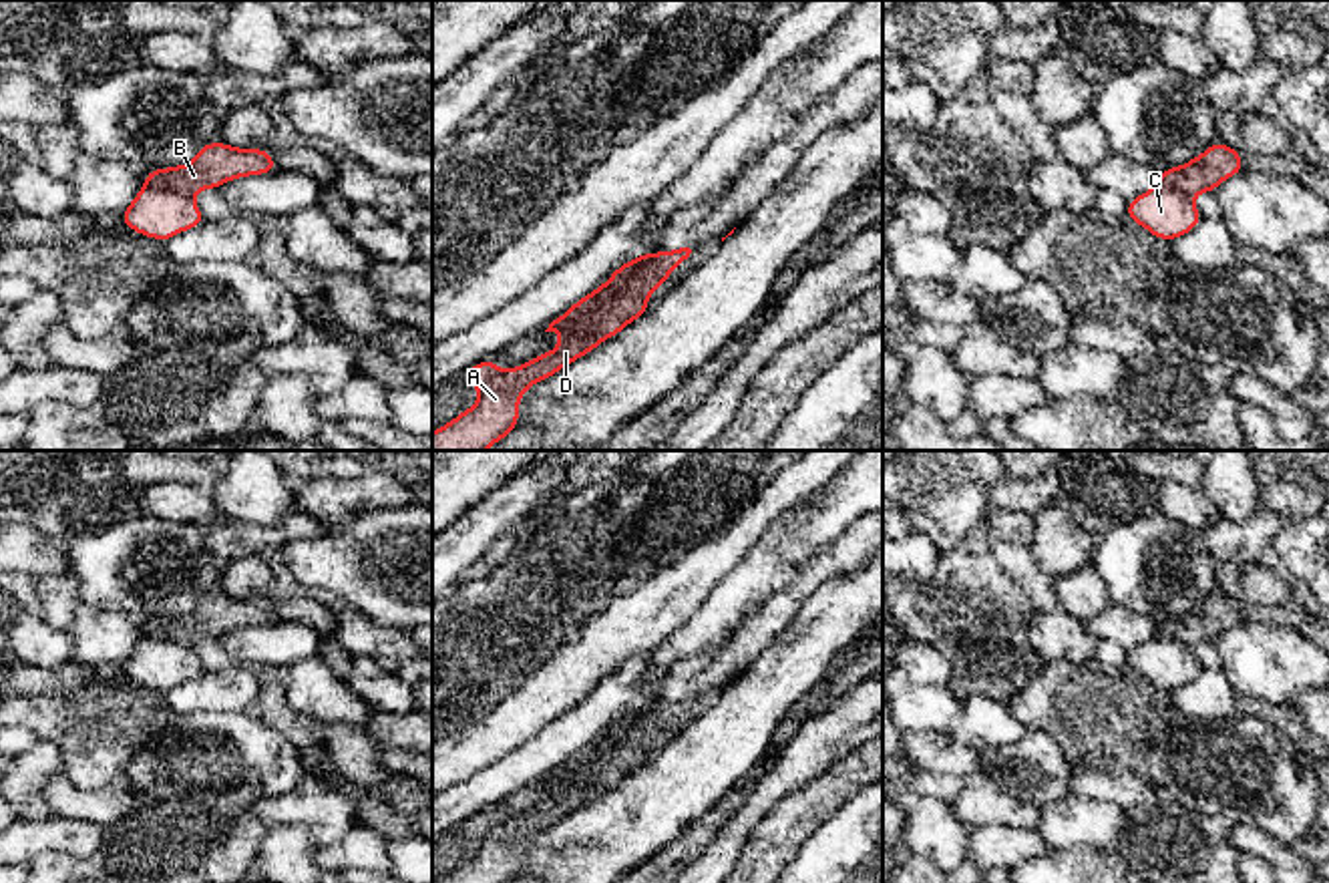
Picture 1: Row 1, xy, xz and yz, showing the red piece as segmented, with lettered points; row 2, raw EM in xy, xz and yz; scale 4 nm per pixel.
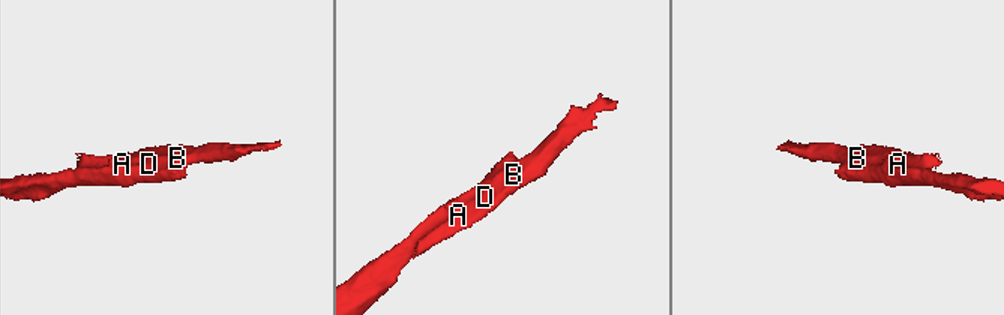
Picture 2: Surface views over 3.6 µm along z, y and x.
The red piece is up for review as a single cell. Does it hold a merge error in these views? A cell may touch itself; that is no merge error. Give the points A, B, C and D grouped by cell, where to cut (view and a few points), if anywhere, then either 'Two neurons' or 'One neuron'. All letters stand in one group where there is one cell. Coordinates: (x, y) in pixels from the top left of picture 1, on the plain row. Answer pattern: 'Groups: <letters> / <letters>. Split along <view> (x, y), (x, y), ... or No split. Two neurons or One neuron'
Groups: A B D / C. Split along xz (658, 704), (624, 739), (563, 787). Two neurons

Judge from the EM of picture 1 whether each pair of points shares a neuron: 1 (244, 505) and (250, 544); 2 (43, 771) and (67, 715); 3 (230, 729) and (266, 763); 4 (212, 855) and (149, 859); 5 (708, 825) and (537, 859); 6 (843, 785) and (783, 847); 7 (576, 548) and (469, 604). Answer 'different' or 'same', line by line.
1: different
2: different
3: same
4: same
5: different
6: same
7: same

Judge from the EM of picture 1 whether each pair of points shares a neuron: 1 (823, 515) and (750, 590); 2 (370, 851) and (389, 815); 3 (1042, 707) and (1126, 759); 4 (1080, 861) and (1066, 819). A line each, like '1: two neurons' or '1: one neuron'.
1: one neuron
2: two neurons
3: one neuron
4: two neurons

